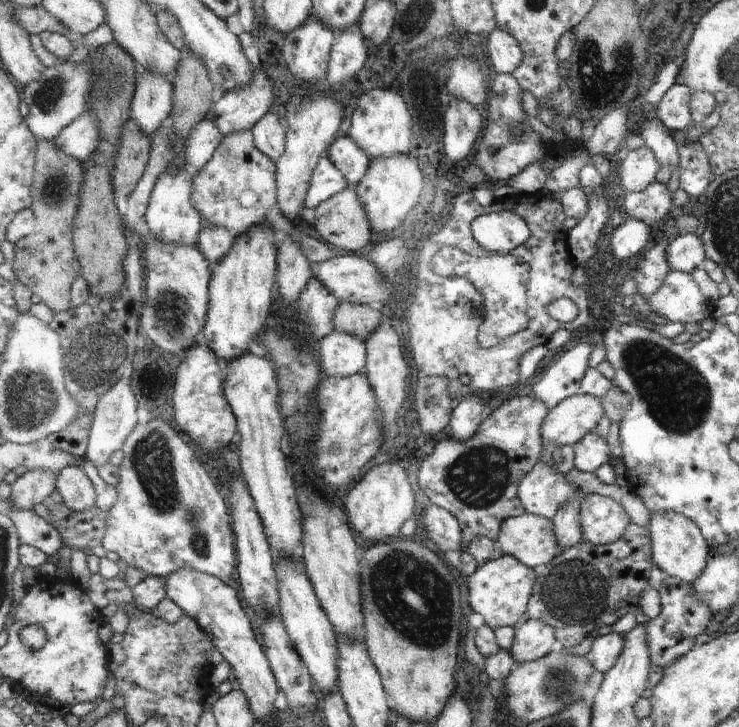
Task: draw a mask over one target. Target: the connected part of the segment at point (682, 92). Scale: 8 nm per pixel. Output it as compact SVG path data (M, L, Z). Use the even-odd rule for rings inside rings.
M673 83L661 97L653 112L653 117L667 130L679 131L692 124L689 114L691 90L685 85Z

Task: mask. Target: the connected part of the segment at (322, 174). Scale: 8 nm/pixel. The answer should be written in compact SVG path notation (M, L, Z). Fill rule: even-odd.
M328 156L321 157L309 185L305 206L316 209L322 202L349 189L346 176Z

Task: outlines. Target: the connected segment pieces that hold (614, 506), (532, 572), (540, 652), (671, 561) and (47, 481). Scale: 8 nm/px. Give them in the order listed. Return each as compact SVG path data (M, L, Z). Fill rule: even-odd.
M589 493L581 504L581 530L587 542L597 546L617 542L630 524L627 512L613 498Z
M504 554L498 559L478 565L476 570L467 576L465 585L468 588L469 609L481 614L484 622L493 629L513 627L523 616L528 615L527 609L537 584L536 569L519 562L515 556Z
M530 618L516 630L515 642L510 648L518 663L533 662L551 654L558 646L553 628L543 620Z
M661 510L661 512L649 512L649 515L646 528L650 530L655 566L667 576L690 585L703 572L709 550L707 543L697 530L697 526L675 511Z
M28 468L28 471L18 477L11 487L10 498L13 505L32 512L37 504L43 503L55 492L56 473L49 469Z

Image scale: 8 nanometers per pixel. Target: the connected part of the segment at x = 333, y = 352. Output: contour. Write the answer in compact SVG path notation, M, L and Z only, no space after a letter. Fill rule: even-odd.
M333 330L319 342L319 360L324 377L359 374L368 363L366 343L355 334Z

